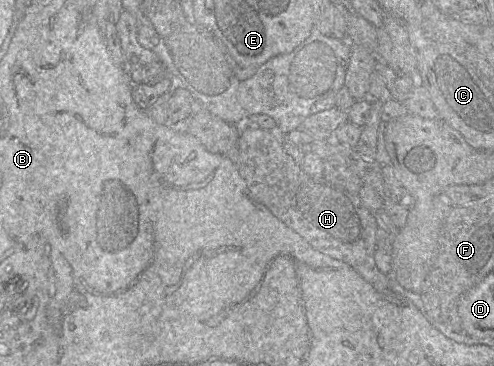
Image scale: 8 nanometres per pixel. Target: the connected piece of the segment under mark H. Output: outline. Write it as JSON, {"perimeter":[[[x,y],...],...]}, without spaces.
{"perimeter":[[[253,125],[242,126],[238,139],[237,167],[253,198],[265,205],[274,216],[299,234],[312,248],[348,264],[379,292],[392,292],[389,289],[389,280],[392,276],[380,272],[374,260],[376,224],[373,214],[362,204],[358,194],[351,194],[324,177],[307,174],[284,150],[285,134],[287,133],[281,133],[277,126],[272,129],[262,129]]]}

